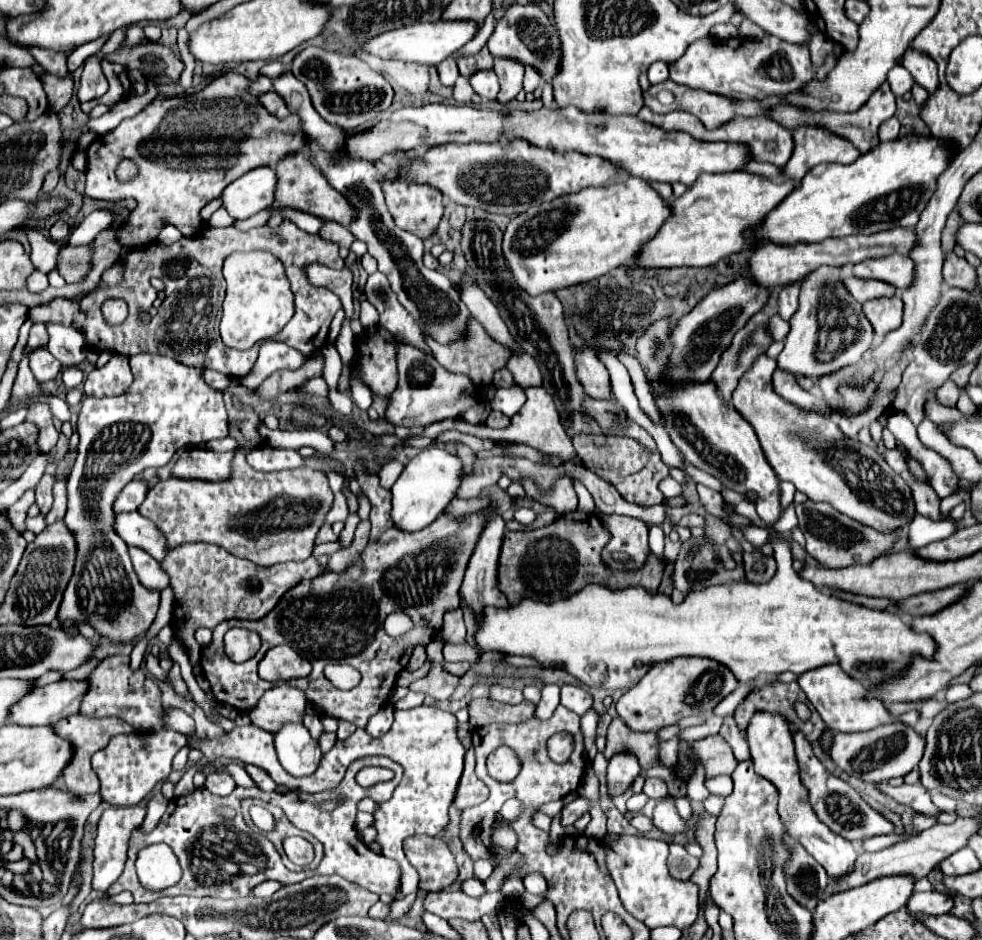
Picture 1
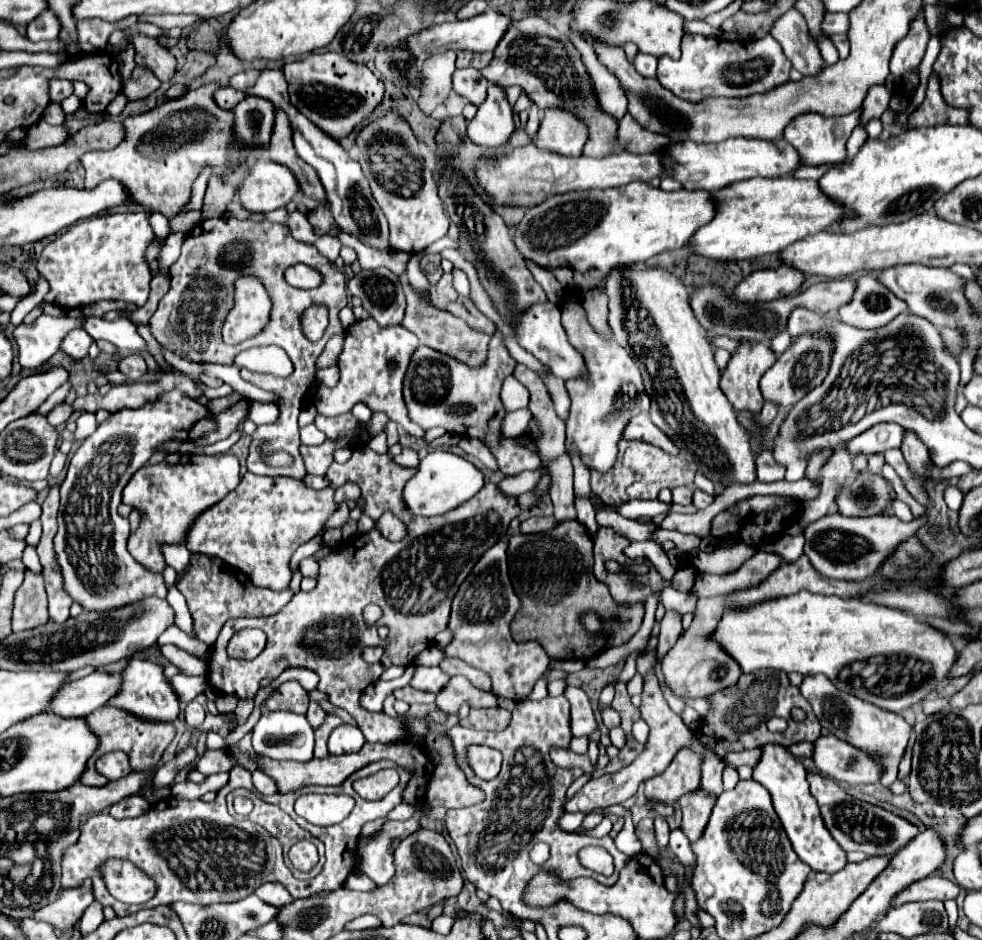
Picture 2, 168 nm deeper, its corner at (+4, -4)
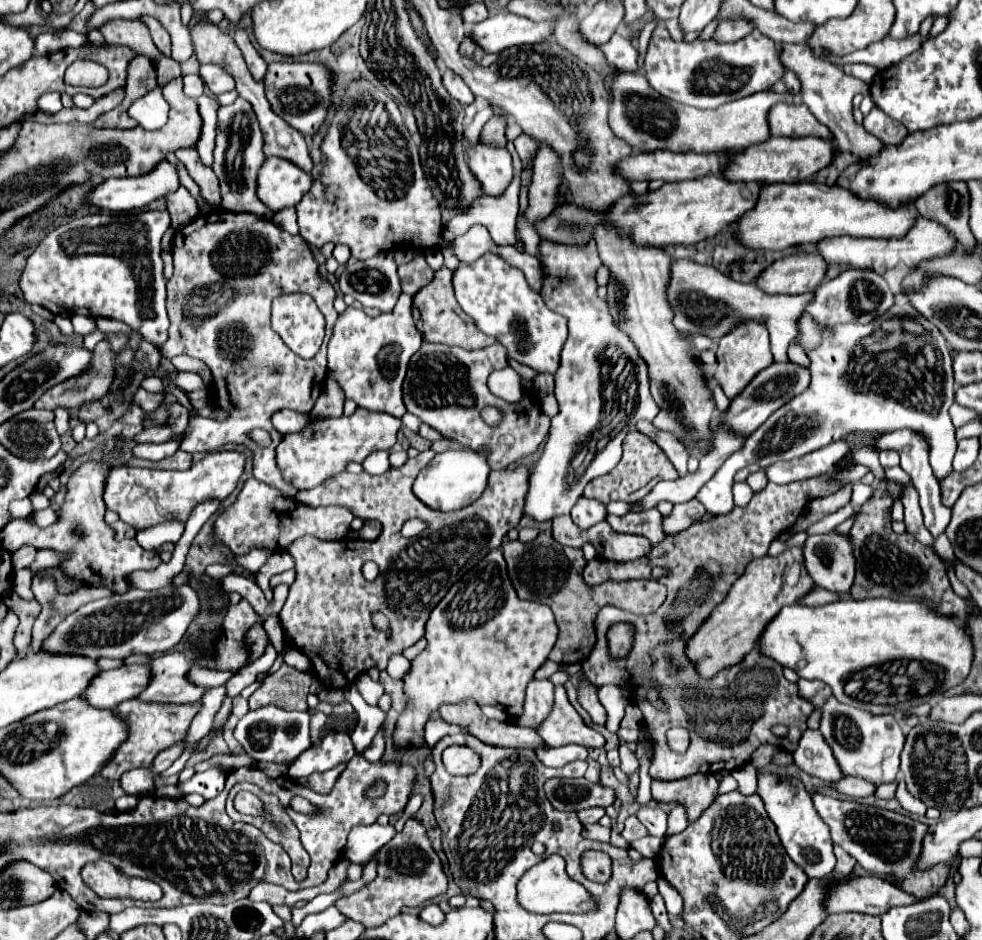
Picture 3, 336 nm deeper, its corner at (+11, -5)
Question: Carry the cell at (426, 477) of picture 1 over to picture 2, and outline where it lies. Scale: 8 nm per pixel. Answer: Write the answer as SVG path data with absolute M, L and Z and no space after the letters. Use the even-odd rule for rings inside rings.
M434 450L418 464L418 474L404 488L404 502L416 516L438 516L470 500L484 486L484 474L462 456L446 450Z

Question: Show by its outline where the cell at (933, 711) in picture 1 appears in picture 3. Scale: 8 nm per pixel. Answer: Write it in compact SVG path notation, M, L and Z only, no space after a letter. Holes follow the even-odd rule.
M897 779L895 781L891 781L891 783L887 783L887 785L879 785L877 787L877 791L875 791L875 797L879 797L879 799L893 799L895 797L895 791L897 791Z

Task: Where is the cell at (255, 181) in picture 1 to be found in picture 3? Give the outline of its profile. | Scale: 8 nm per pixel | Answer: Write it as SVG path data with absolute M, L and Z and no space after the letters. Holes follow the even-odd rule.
M267 157L259 169L259 201L279 211L297 205L305 191L311 189L313 177L281 157Z

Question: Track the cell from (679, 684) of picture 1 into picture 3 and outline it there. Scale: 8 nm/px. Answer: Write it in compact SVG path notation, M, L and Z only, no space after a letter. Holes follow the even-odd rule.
M787 549L777 557L765 555L753 559L747 571L733 583L727 599L723 599L723 603L697 627L697 633L687 639L685 655L695 663L703 679L715 677L719 671L743 661L743 655L753 649L769 619L773 619L781 607L799 603L813 587L815 583L803 567L801 549Z

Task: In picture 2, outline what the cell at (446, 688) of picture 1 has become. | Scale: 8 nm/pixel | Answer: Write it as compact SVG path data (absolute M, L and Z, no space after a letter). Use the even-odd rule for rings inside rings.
M406 686L406 688L398 688L398 690L394 690L394 696L396 696L396 700L404 700L404 702L408 702L408 704L414 704L414 702L434 704L434 700L436 700L434 694L426 694L426 692L414 690L412 686Z

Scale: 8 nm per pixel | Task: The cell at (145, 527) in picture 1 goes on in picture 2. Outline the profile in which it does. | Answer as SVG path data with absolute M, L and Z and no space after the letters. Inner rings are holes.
M166 546L164 550L166 564L172 566L176 572L186 568L186 562L190 562L190 552L186 546Z

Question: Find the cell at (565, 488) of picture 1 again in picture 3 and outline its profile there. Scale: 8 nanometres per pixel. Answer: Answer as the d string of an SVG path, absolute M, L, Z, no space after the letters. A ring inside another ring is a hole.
M423 343L409 361L403 381L403 403L409 413L437 429L441 435L459 441L467 449L485 451L489 467L493 471L503 471L519 459L533 455L549 431L549 417L539 409L537 397L525 393L521 403L511 405L489 393L489 373L503 367L507 367L507 357L501 343L477 351L441 343ZM485 407L497 407L501 411L503 419L499 425L483 421L481 411Z

